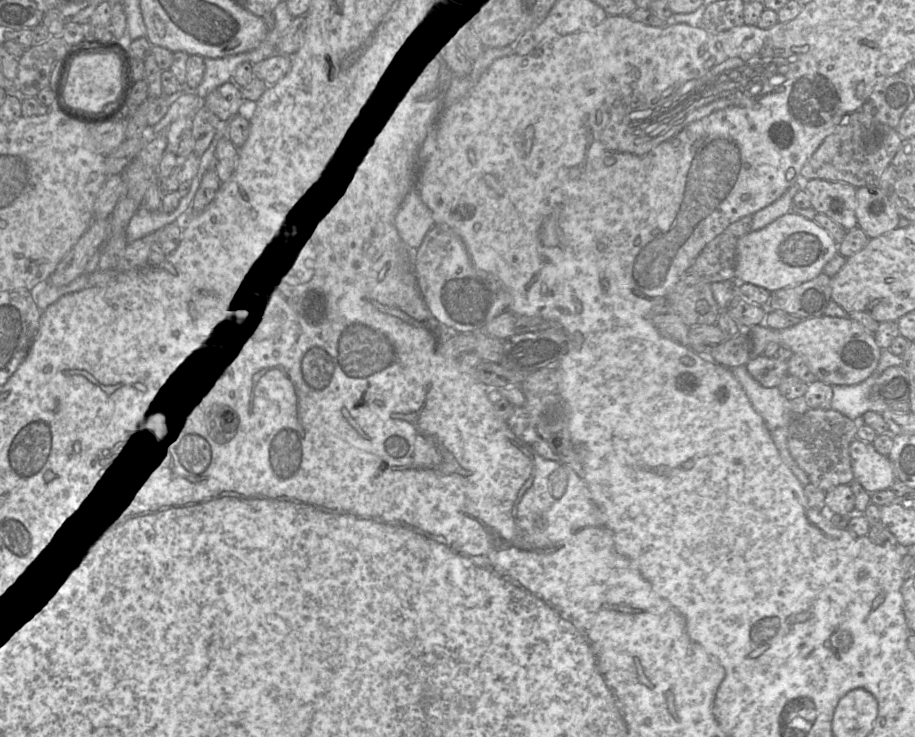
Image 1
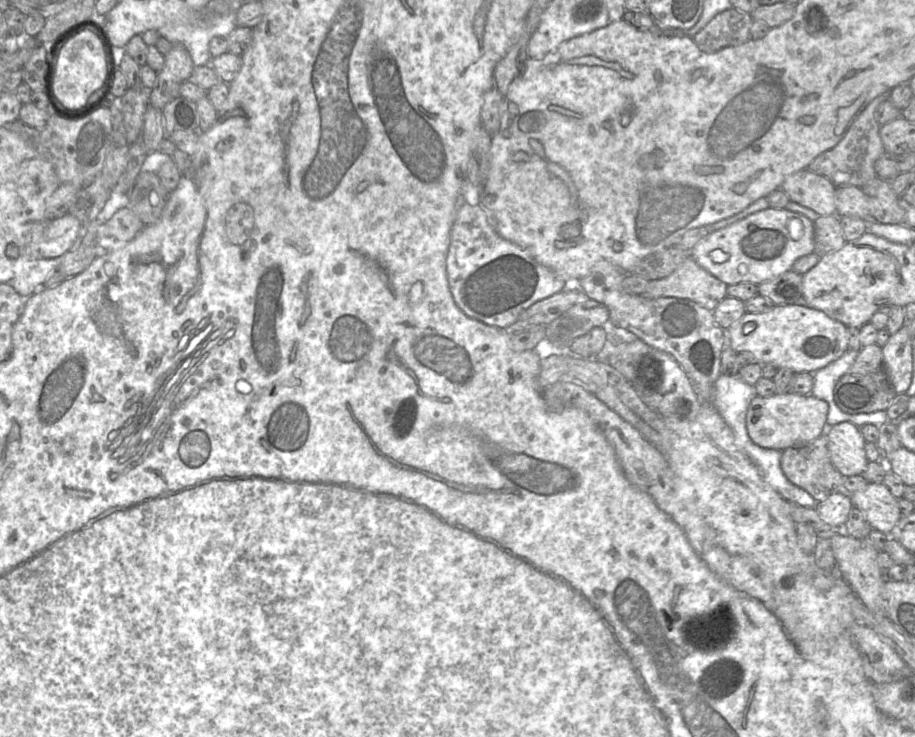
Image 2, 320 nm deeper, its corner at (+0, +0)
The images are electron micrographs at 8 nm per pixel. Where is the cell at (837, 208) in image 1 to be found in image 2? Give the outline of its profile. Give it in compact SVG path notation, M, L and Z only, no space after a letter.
M807 168L791 174L781 185L790 201L815 211L819 216L837 214L836 188L828 178Z

